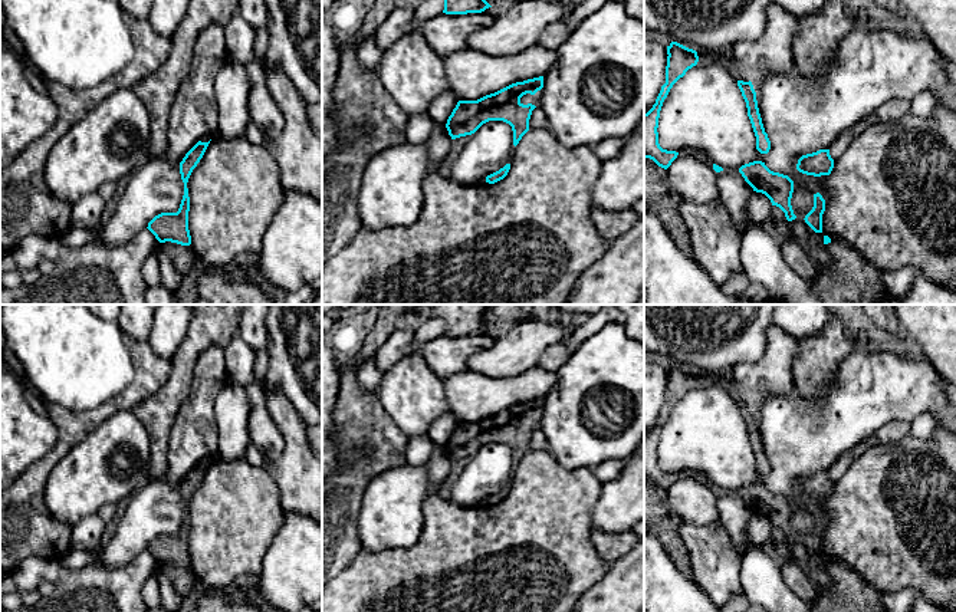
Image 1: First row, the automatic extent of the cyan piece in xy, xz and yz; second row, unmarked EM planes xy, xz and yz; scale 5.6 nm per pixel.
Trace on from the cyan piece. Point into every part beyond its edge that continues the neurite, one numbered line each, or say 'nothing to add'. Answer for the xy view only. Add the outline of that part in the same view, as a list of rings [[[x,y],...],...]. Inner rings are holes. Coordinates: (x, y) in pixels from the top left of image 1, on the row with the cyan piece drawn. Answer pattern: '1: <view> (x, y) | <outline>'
nothing to add

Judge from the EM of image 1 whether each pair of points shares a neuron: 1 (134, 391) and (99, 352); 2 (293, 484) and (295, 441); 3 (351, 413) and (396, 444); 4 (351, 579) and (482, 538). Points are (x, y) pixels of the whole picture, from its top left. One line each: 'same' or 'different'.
1: different
2: same
3: same
4: same

